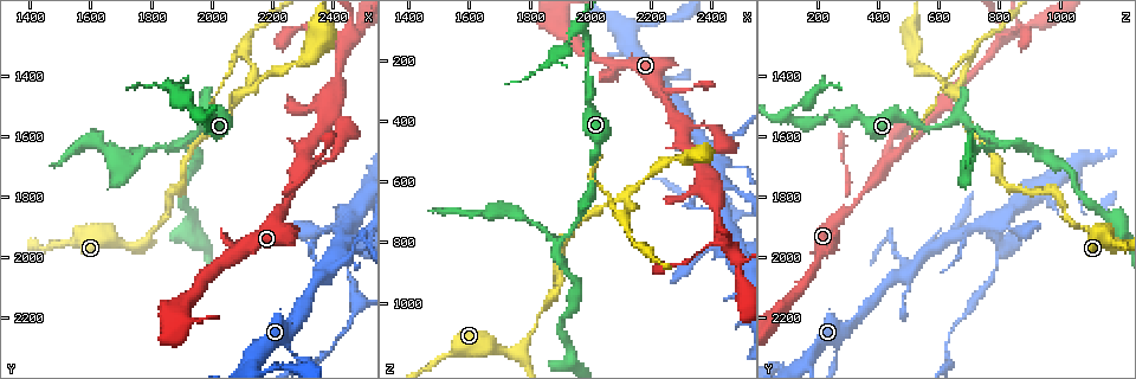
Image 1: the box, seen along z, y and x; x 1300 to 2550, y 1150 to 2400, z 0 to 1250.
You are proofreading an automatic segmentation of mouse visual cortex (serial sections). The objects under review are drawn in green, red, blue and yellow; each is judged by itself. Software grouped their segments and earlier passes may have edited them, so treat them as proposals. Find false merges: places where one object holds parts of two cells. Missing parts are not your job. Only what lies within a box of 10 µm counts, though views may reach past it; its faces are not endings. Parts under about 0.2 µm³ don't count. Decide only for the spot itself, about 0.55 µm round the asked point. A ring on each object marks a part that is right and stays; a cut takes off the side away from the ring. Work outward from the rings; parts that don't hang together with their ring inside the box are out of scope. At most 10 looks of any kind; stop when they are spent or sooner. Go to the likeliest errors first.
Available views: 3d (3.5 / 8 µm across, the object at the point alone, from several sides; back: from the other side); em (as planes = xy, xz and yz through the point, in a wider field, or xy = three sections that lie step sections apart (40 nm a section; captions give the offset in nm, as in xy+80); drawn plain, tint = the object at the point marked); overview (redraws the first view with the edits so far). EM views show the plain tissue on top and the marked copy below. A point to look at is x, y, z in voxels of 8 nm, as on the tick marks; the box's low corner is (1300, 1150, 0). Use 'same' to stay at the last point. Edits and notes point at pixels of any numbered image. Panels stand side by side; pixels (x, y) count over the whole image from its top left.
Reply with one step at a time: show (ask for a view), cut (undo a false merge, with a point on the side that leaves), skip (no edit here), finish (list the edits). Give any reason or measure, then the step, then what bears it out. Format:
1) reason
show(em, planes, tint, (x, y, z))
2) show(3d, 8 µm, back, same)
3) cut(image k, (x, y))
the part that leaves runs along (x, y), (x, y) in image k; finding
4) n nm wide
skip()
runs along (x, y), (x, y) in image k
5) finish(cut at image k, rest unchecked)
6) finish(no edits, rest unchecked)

narrows sharply
show(3d, 8 µm, (2100, 1460, 650))

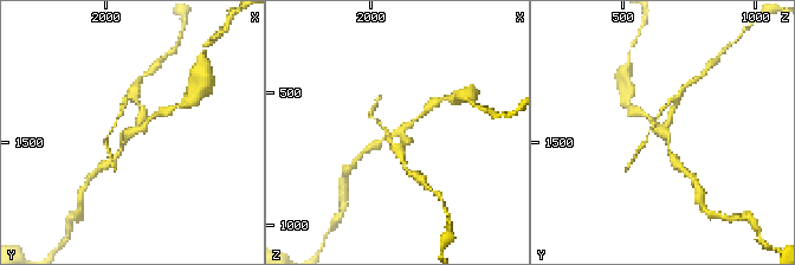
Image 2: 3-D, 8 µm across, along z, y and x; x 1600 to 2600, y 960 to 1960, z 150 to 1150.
3 arms; arms of 150, 150, 200 nm
show(em, planes, tint, same)

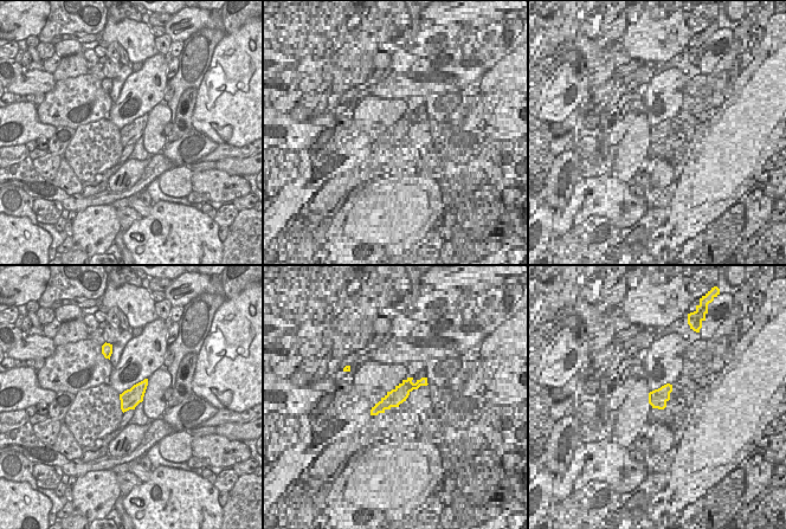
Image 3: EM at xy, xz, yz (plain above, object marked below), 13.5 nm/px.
skip()
runs along (115, 157), (123, 141), (157, 114) in image 2; continuous, no second cell

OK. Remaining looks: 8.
three arms meet
show(3d, 8 µm, (1900, 1610, 800))

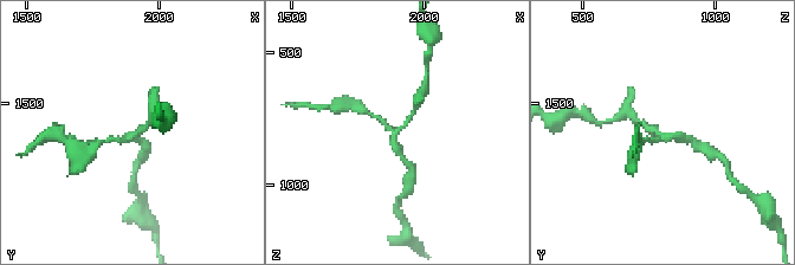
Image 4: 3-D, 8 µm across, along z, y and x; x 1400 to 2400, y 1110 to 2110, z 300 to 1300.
closer look
show(3d, 3.5 µm, same)

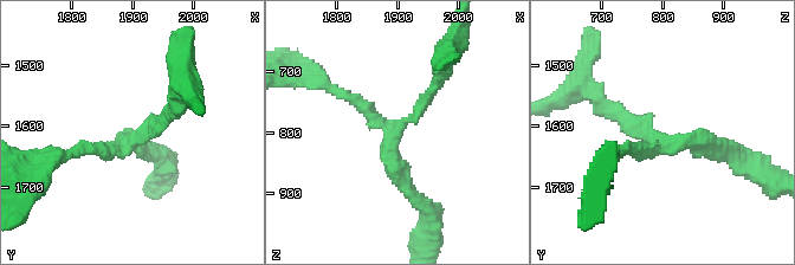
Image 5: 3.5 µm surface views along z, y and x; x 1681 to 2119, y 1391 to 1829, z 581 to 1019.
show(em, xy, step 5, tint, (1910, 1620, 790))

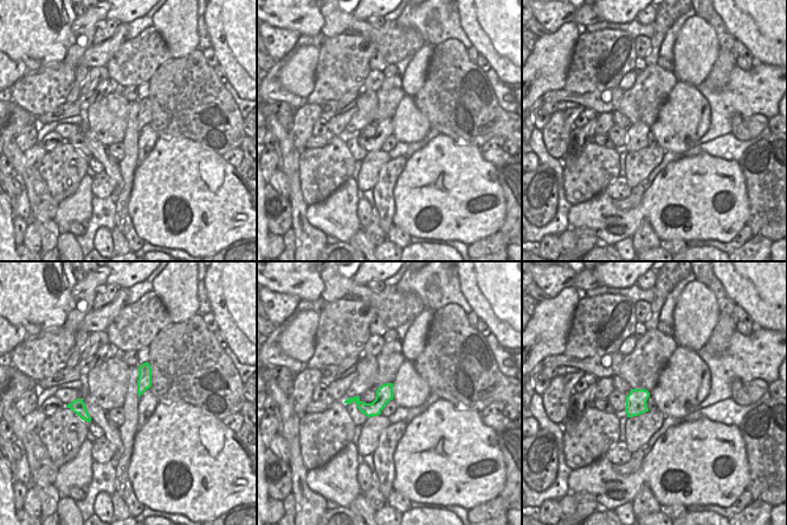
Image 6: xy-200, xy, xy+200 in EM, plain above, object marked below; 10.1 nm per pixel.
arms of 150, 200, 200 nm
skip()
runs along (603, 105), (654, 139), (721, 149) in image 5; continuous, no second cell

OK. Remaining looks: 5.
narrows sharply
show(3d, 3.5 µm, (2430, 1950, 610))

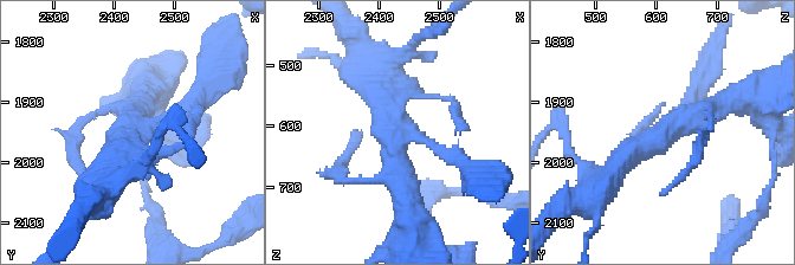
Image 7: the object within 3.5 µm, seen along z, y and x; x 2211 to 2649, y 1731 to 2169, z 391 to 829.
4 arms; arms of 150, 150, 350, 350 nm; need the tissue
show(em, xy, step 5, tint, (2420, 1950, 615))

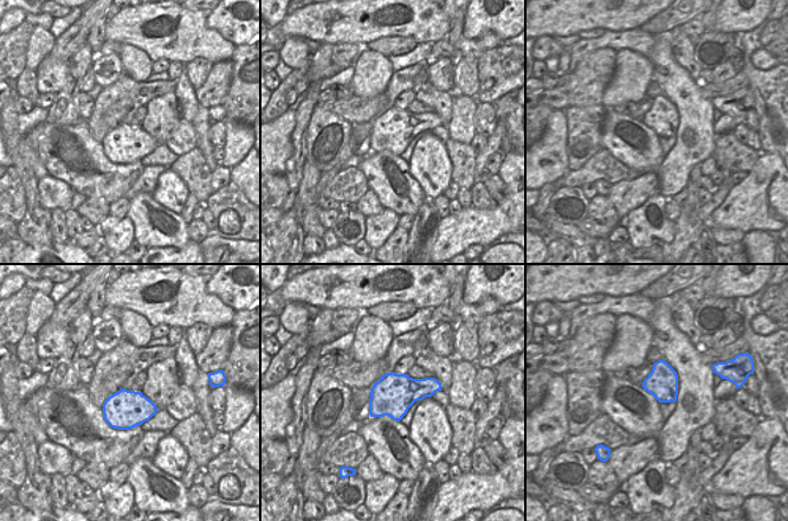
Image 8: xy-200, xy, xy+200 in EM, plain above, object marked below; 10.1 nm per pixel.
skip()
runs along (606, 180), (631, 150), (730, 99) in image 7; all the same cell

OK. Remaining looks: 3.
thick turns thin
show(3d, 3.5 µm, (2250, 1820, 330))

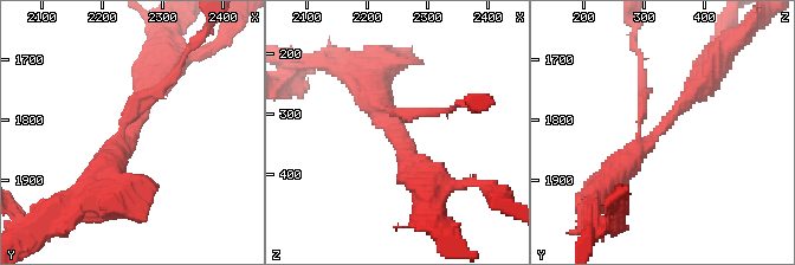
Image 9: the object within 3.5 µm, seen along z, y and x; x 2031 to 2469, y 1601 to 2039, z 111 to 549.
show(em, xy, step 2, tint, (2250, 1815, 330))

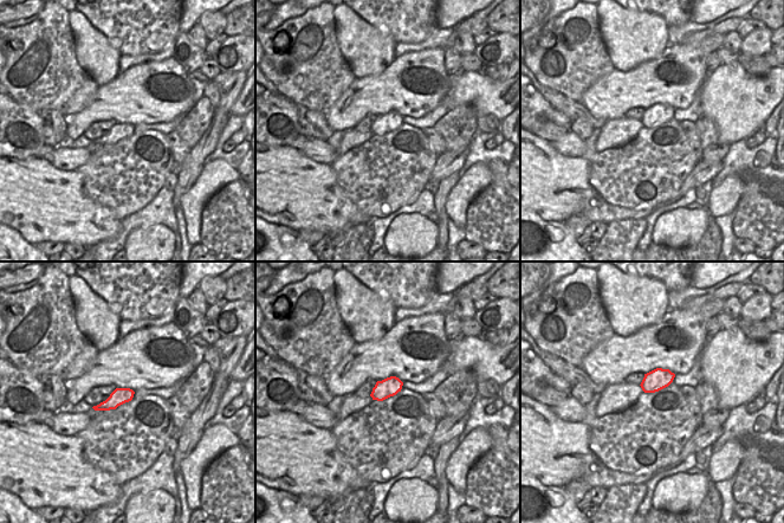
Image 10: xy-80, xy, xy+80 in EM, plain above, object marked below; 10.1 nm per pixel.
show(em, xy, step 5, tint, same)

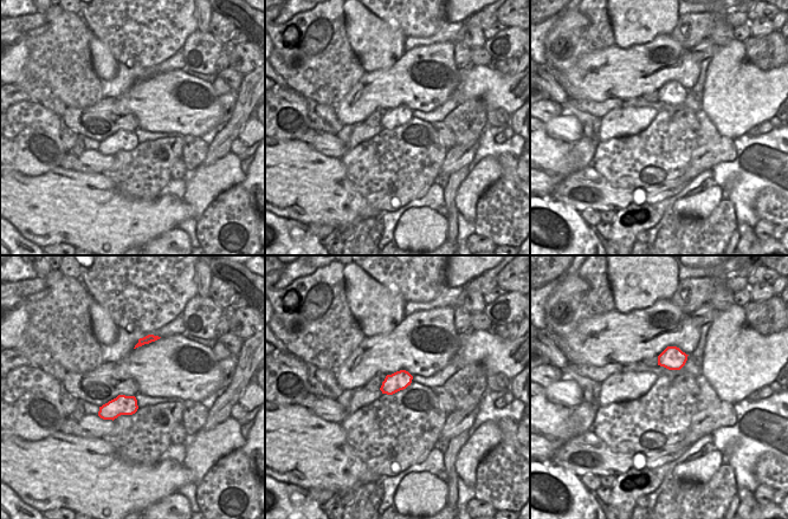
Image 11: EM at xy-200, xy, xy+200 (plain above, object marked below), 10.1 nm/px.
190 nm wide
skip()
runs along (612, 179), (709, 73) in image 9; all the same cell

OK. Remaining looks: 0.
finish(no edits, rest unchecked)

